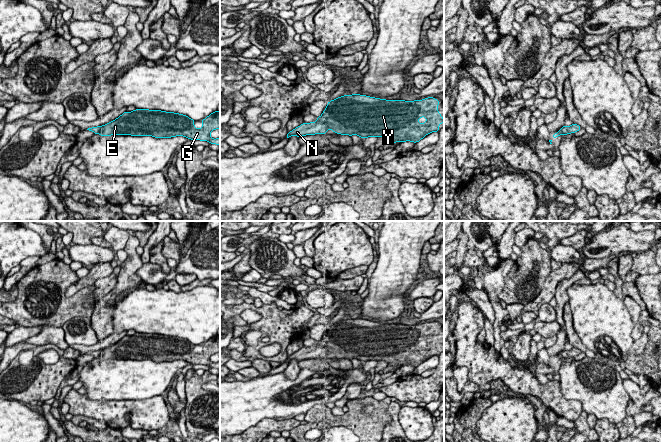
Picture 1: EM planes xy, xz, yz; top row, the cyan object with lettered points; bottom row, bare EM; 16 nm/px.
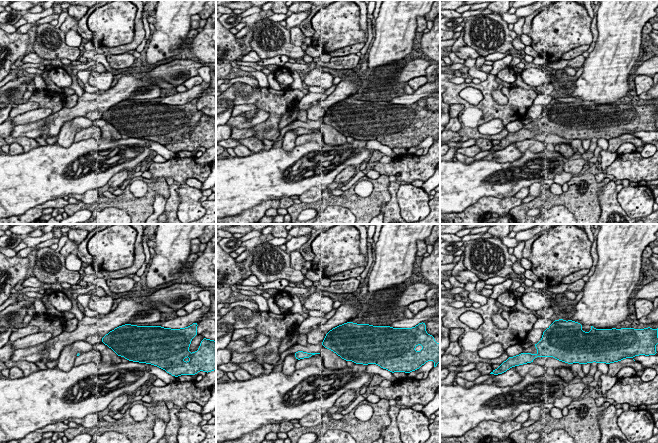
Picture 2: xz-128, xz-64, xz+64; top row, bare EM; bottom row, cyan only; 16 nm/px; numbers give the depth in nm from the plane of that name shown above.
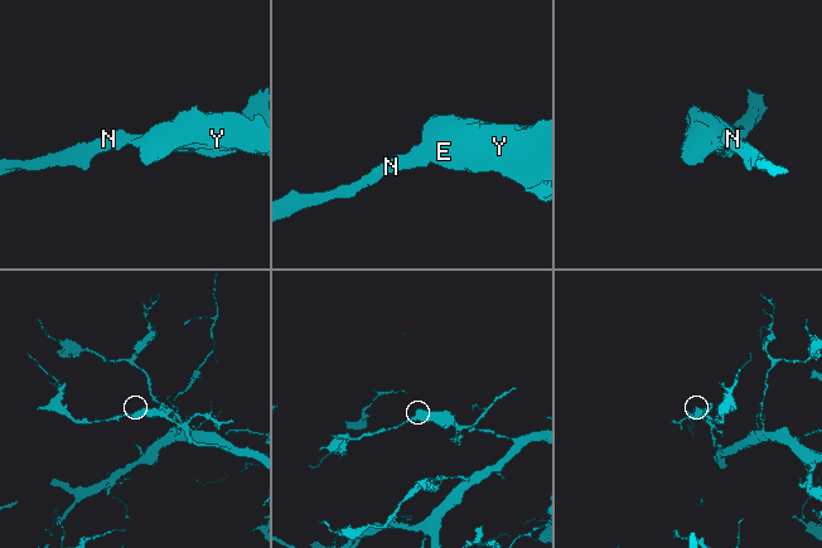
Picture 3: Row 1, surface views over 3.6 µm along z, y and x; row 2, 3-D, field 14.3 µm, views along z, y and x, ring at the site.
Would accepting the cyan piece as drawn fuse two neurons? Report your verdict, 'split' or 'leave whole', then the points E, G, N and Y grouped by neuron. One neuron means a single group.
leave whole; E G N Y

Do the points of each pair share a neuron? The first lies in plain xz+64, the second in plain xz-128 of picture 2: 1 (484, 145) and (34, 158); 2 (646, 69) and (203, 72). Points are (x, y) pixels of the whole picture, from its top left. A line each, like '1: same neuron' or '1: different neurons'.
1: different neurons
2: different neurons

